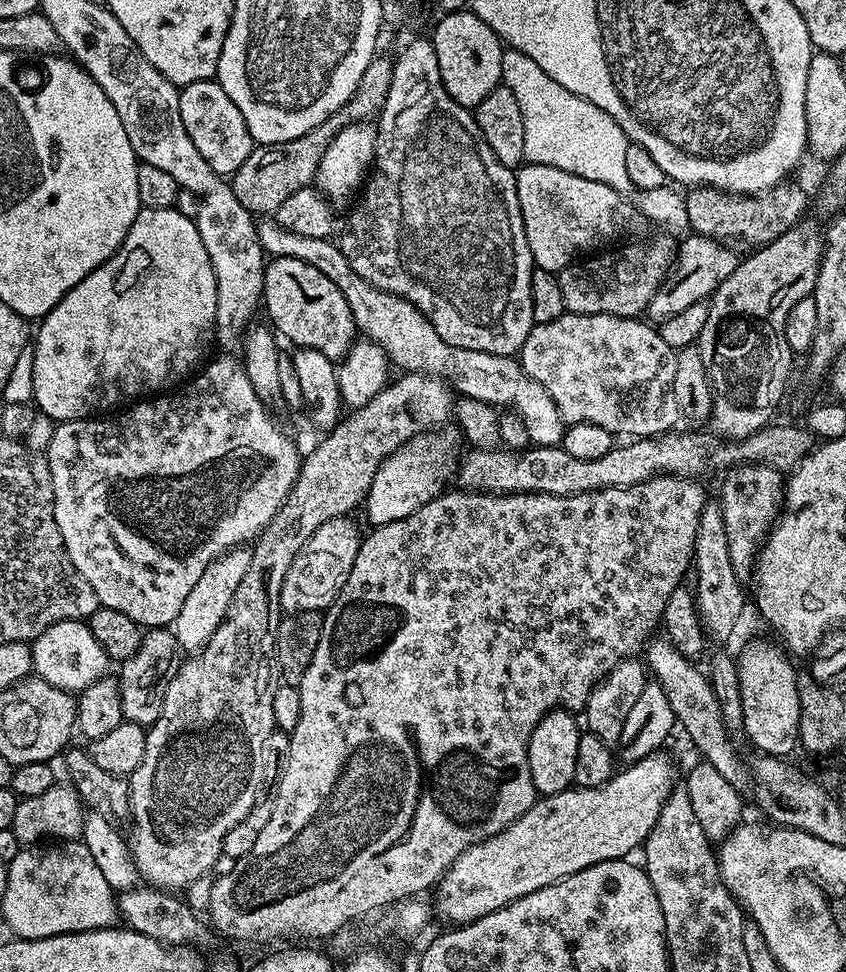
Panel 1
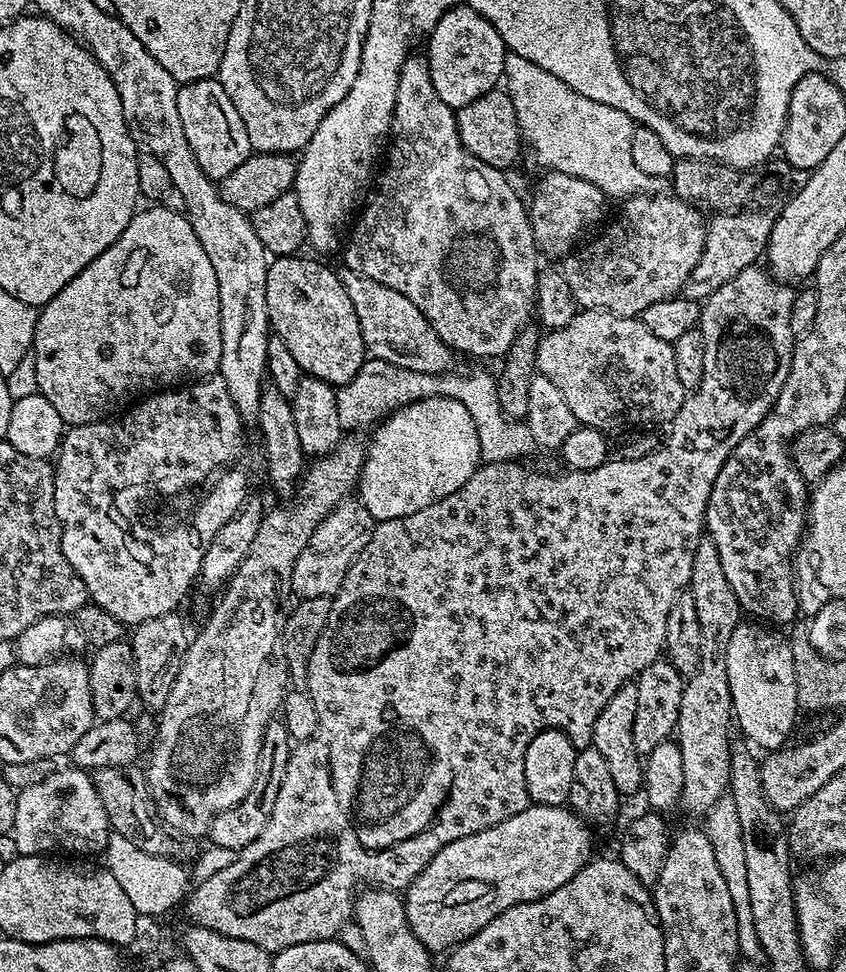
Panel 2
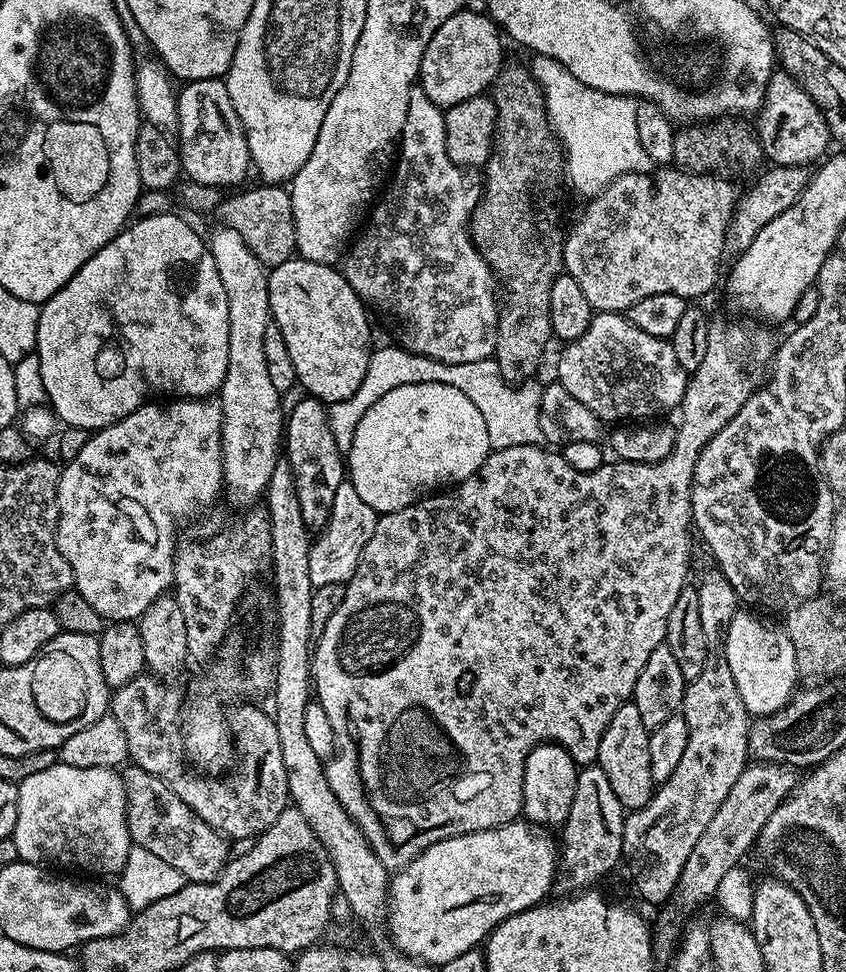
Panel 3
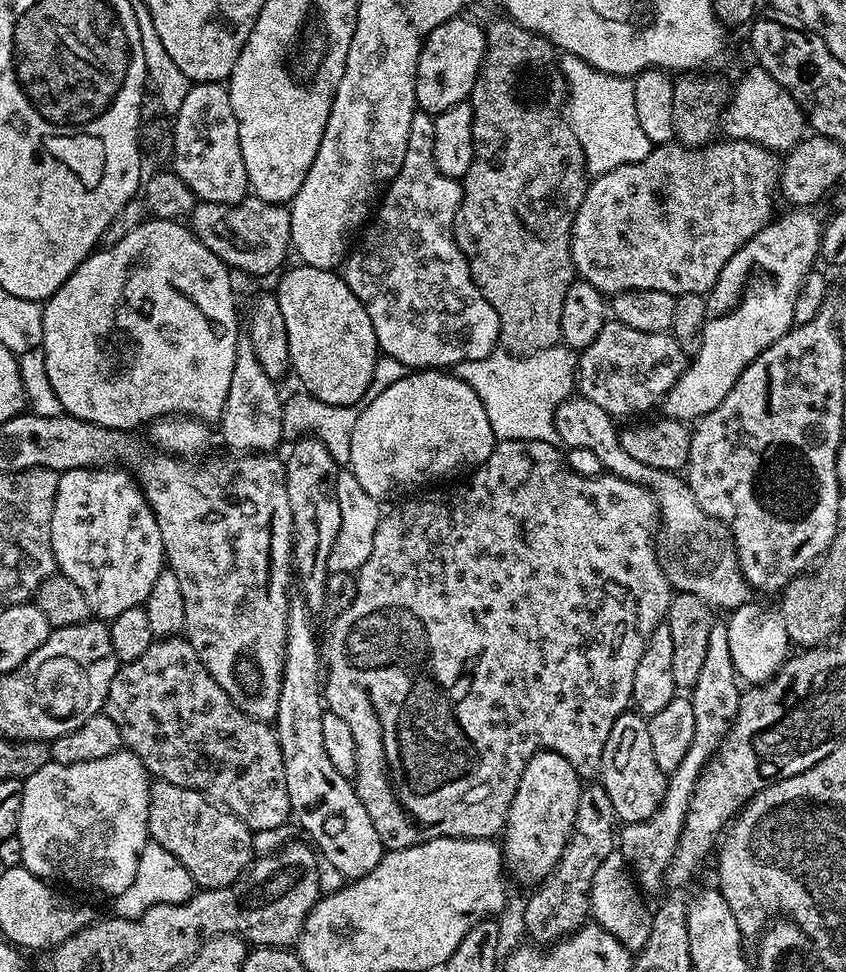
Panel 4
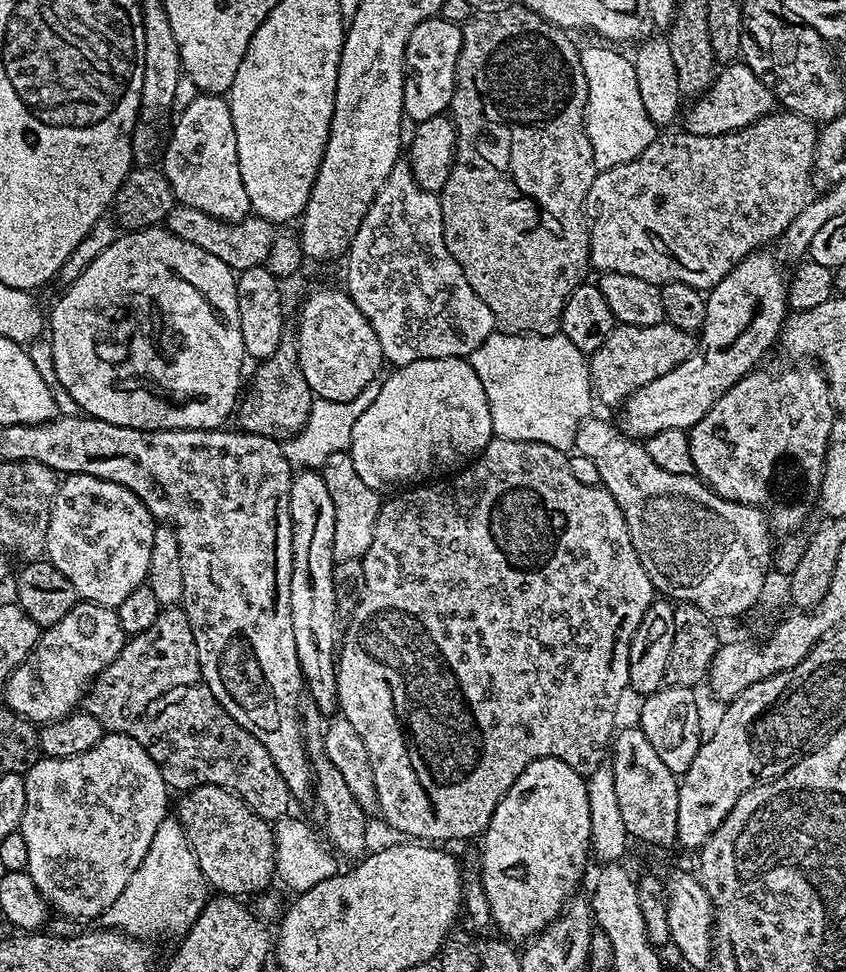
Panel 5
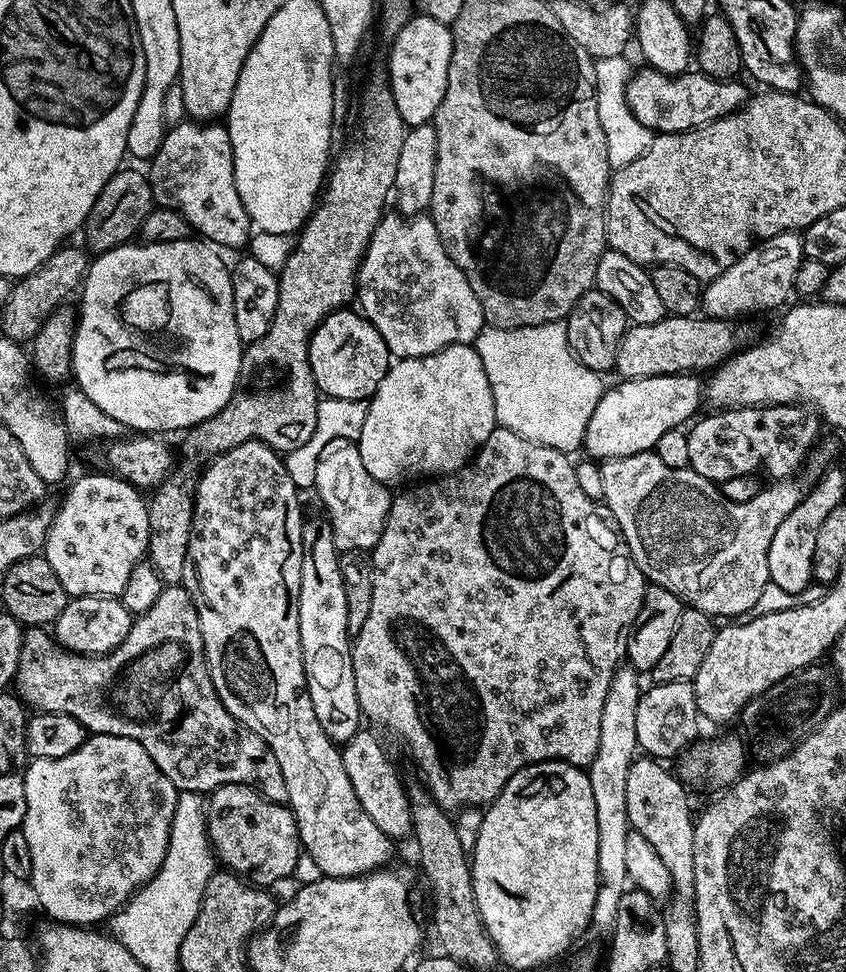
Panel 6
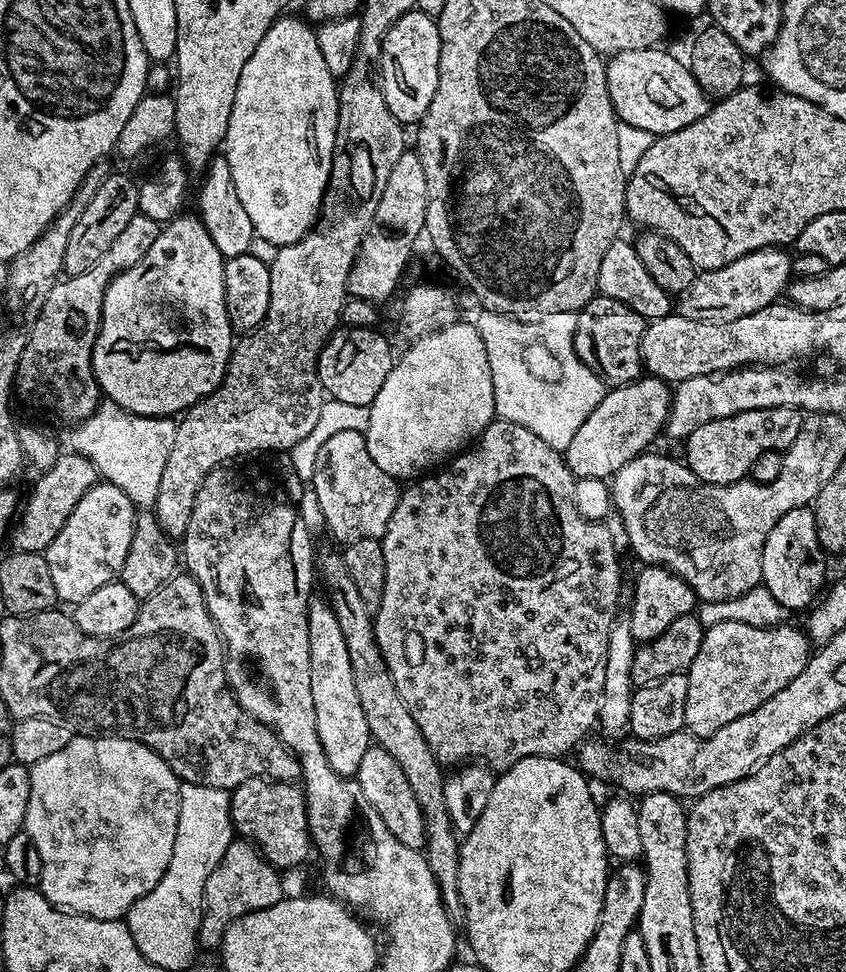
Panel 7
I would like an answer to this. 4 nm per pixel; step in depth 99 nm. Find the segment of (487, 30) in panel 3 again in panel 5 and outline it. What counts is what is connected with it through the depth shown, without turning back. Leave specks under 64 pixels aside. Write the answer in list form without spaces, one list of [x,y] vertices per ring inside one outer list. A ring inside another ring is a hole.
[[[431,18],[414,26],[410,42],[406,42],[404,59],[404,115],[409,121],[419,122],[426,118],[445,115],[449,111],[452,95],[456,89],[456,63],[462,50],[461,25],[443,18]]]

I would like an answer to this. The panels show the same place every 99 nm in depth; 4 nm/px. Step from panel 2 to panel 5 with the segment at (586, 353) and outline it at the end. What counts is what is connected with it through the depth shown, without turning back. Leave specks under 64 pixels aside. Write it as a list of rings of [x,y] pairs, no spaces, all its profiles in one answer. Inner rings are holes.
[[[667,322],[654,326],[630,326],[620,324],[602,342],[602,346],[590,356],[592,390],[597,401],[604,404],[623,405],[642,386],[670,374],[682,362],[686,362],[698,347],[695,335]]]

